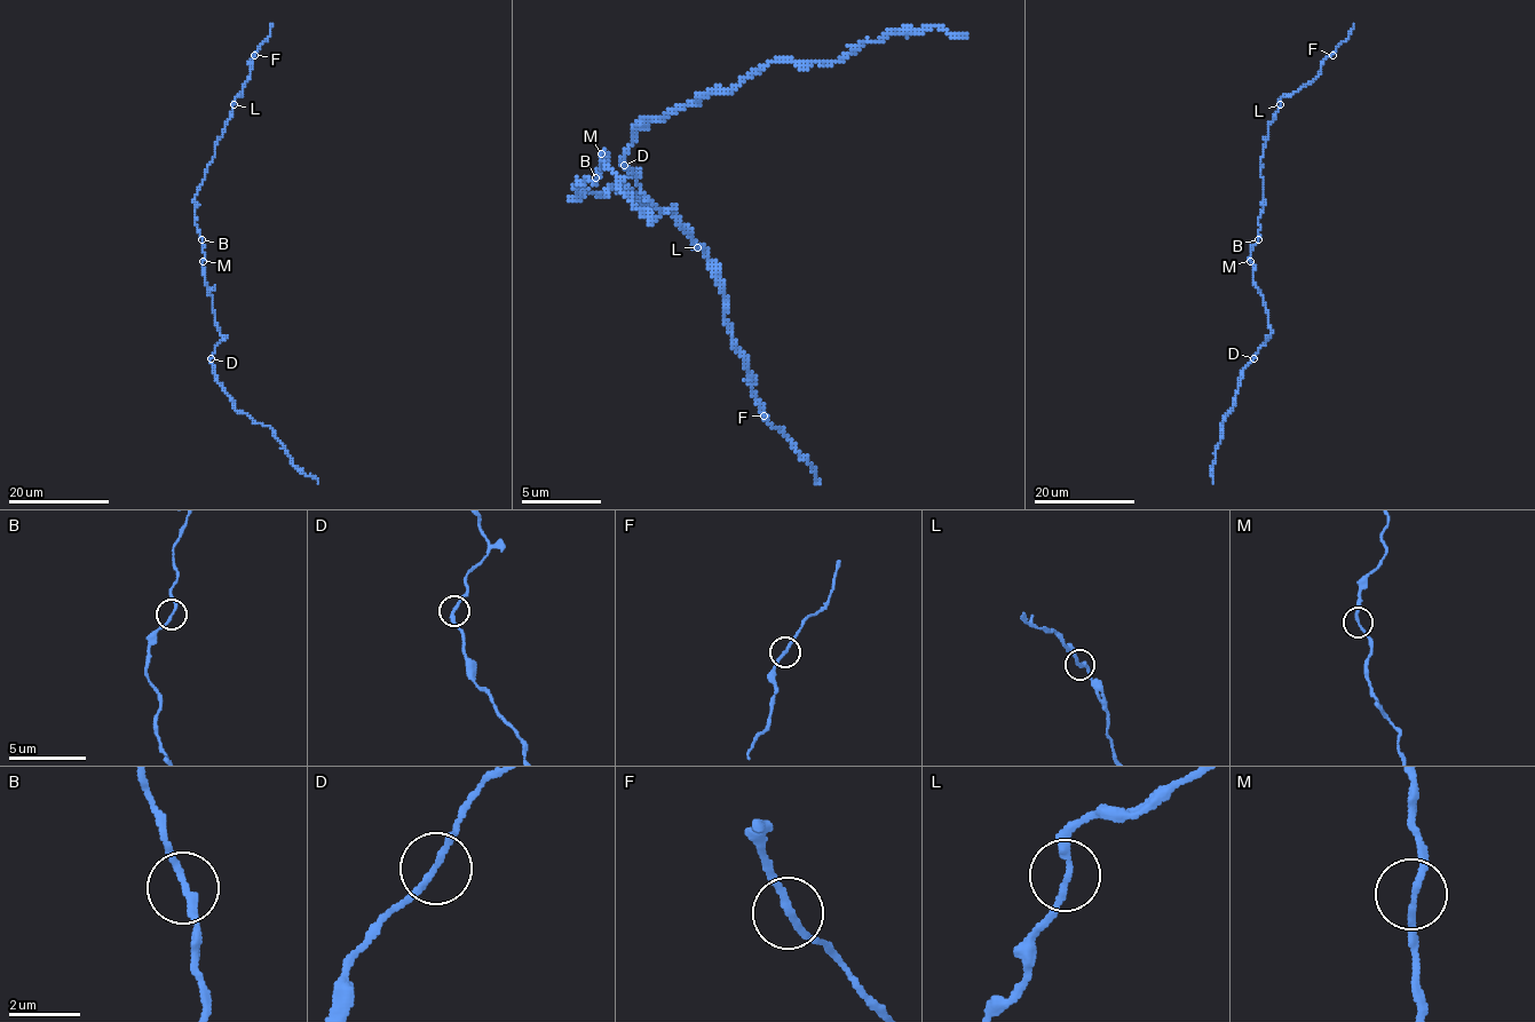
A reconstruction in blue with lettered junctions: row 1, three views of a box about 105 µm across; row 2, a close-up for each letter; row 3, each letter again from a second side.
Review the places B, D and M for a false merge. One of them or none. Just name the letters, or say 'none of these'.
none of these

